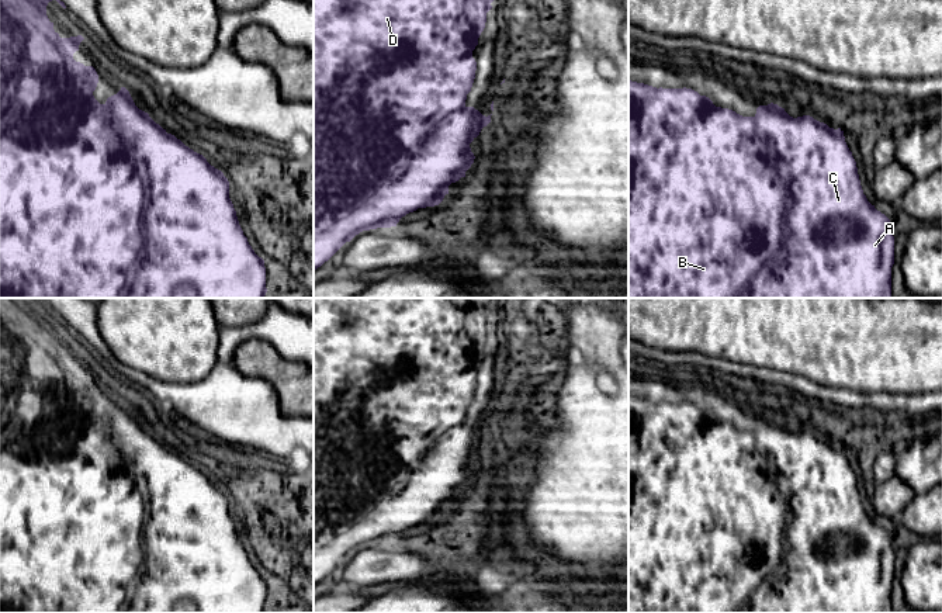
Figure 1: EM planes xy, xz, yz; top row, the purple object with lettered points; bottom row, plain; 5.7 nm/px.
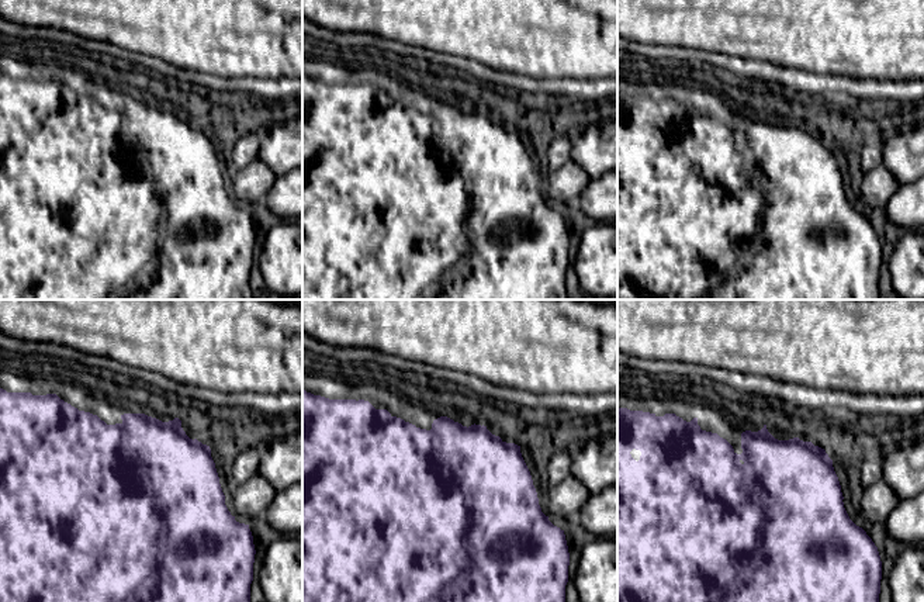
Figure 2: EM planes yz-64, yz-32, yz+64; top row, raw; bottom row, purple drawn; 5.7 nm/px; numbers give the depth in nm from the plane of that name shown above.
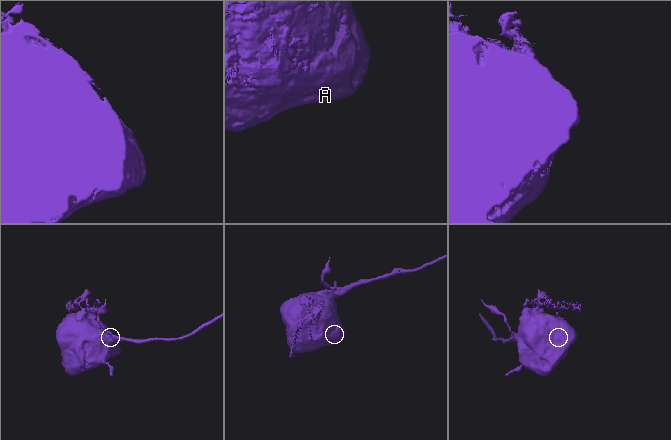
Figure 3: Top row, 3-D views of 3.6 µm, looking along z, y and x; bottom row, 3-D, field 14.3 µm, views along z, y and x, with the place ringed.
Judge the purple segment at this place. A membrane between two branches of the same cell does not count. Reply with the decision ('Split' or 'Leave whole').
Leave whole

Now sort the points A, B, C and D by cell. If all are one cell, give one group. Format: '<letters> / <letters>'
A B C D

